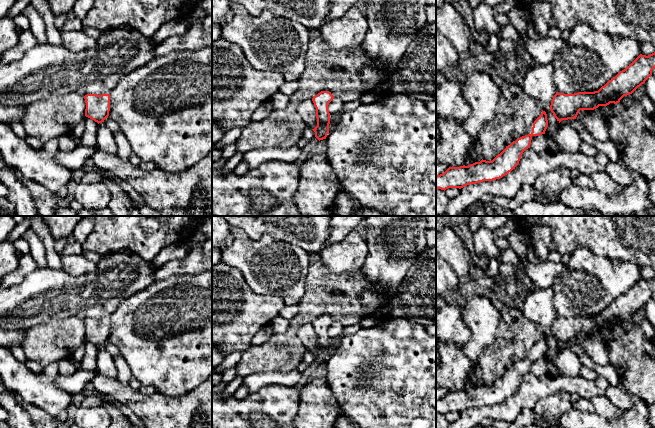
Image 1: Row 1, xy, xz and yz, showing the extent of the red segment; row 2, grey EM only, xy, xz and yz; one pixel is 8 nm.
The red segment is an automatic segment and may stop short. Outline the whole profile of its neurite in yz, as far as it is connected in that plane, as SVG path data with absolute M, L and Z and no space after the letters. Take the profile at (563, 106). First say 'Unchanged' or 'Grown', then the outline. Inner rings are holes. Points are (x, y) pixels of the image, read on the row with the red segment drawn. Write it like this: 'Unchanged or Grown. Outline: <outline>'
Unchanged. Outline: M655 52L648 56L640 54L598 91L574 94L556 92L550 110L560 123L562 120L576 119L580 110L594 110L610 103L617 104L624 96L632 94L644 84L654 68Z

